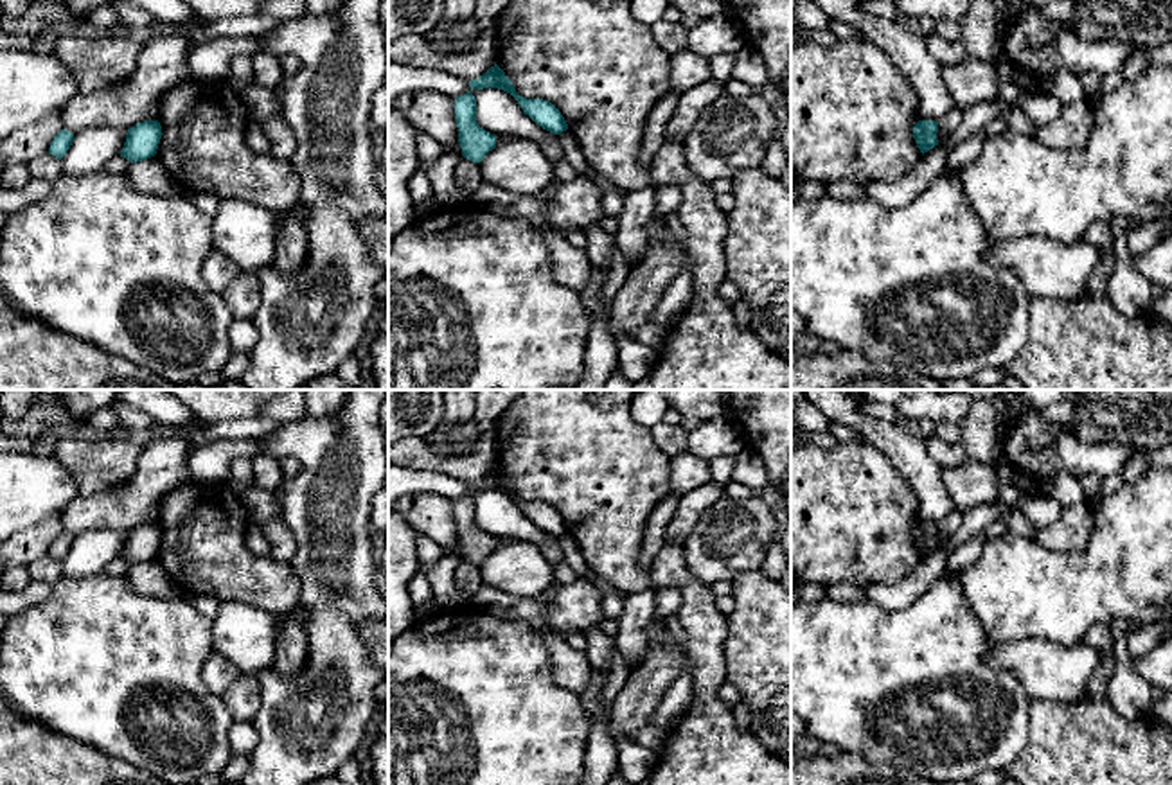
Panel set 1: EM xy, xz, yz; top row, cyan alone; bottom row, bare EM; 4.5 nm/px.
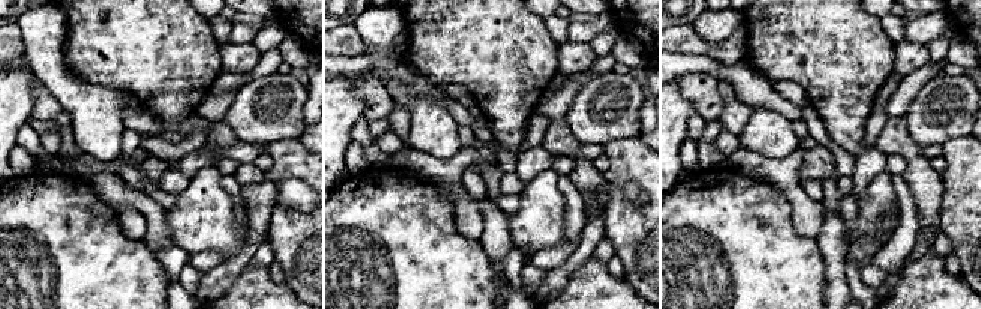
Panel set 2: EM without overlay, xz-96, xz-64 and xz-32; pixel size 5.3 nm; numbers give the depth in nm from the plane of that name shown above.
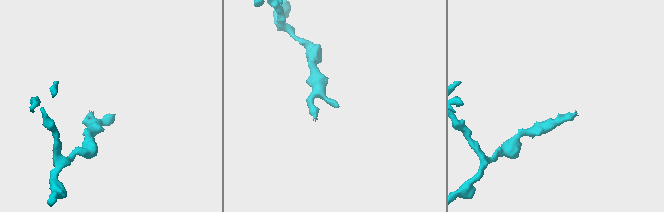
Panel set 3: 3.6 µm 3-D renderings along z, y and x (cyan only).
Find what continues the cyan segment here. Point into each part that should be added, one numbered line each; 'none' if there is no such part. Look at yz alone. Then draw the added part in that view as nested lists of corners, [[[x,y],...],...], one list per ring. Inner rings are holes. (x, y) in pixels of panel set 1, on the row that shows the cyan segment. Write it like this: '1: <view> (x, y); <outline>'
none

